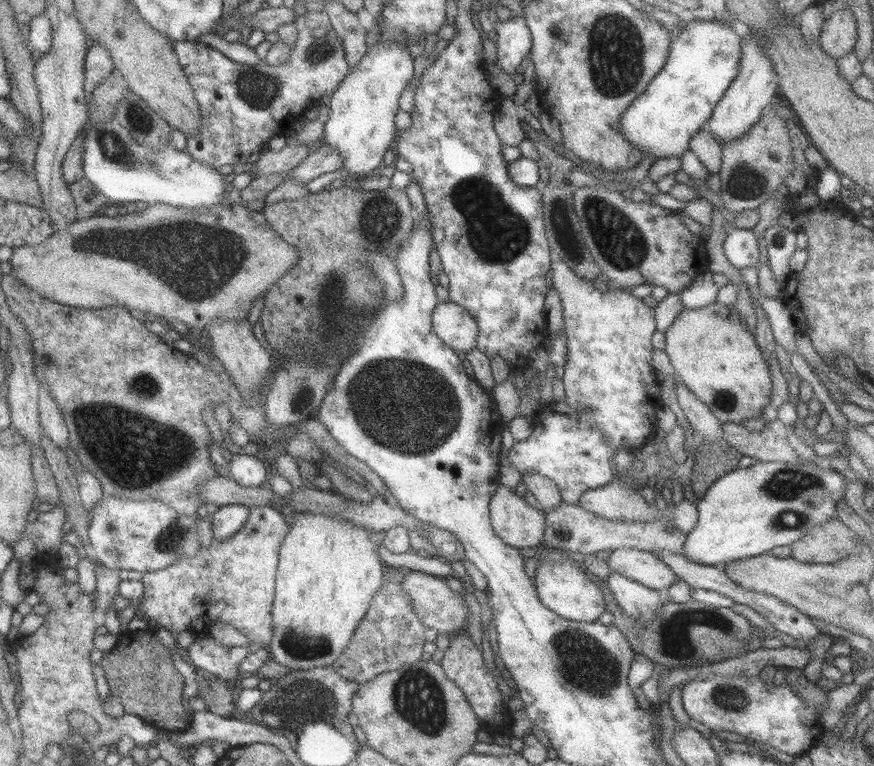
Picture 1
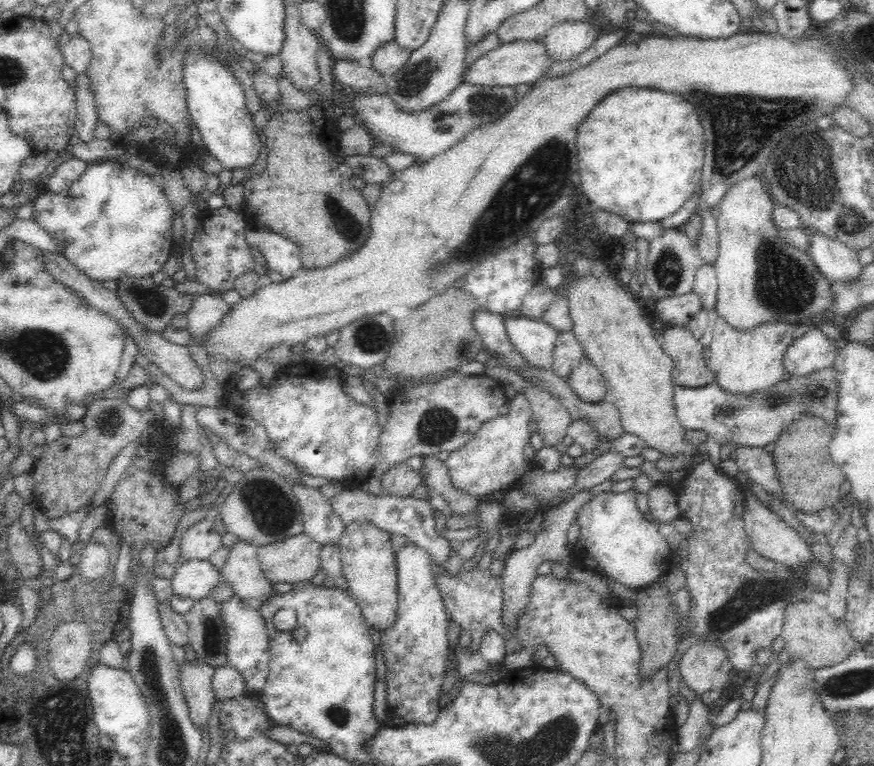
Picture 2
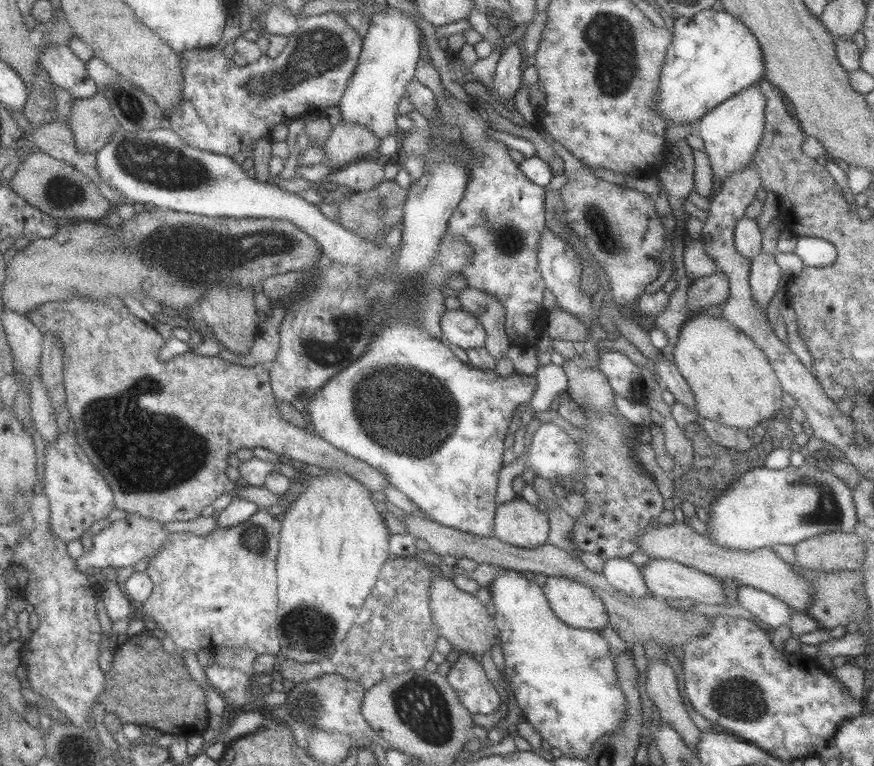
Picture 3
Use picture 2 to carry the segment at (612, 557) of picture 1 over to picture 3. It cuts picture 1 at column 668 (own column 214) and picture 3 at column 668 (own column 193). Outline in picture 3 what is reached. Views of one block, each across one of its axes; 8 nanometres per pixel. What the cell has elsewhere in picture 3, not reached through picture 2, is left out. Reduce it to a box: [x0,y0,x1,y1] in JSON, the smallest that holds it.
[641,559,727,604]

